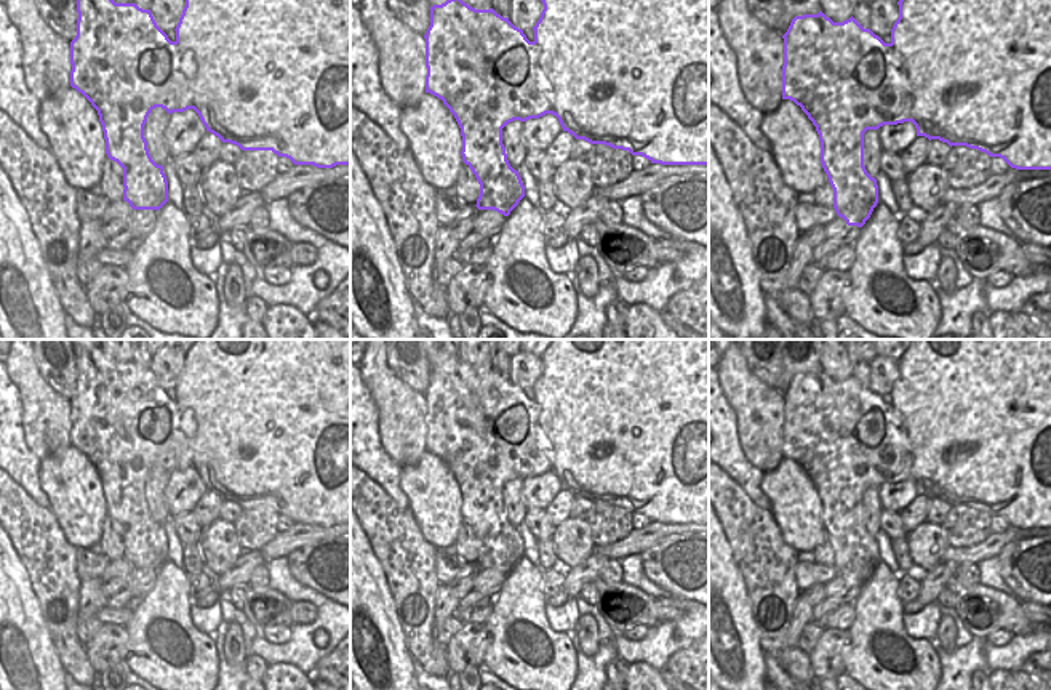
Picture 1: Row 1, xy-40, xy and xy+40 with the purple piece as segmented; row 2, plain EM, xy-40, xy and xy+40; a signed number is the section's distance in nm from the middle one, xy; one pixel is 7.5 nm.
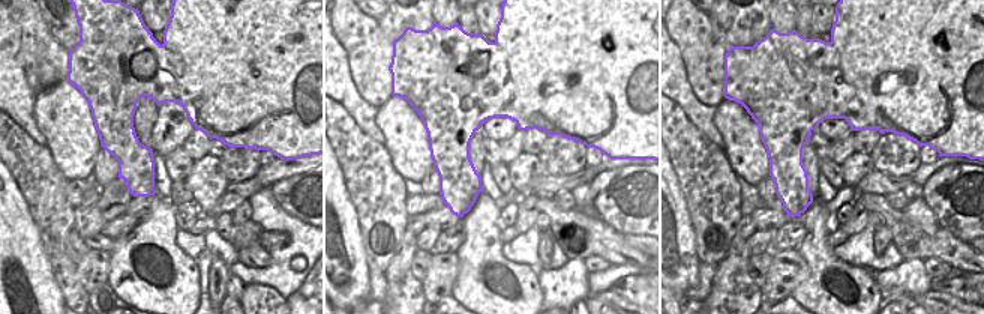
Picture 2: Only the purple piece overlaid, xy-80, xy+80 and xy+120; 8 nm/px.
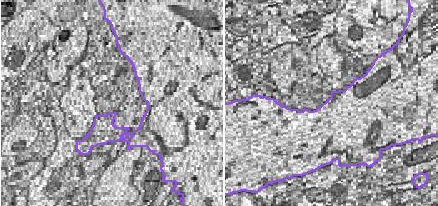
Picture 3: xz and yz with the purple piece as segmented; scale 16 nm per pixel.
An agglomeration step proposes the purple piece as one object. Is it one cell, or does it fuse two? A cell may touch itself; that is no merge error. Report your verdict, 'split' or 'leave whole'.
split

